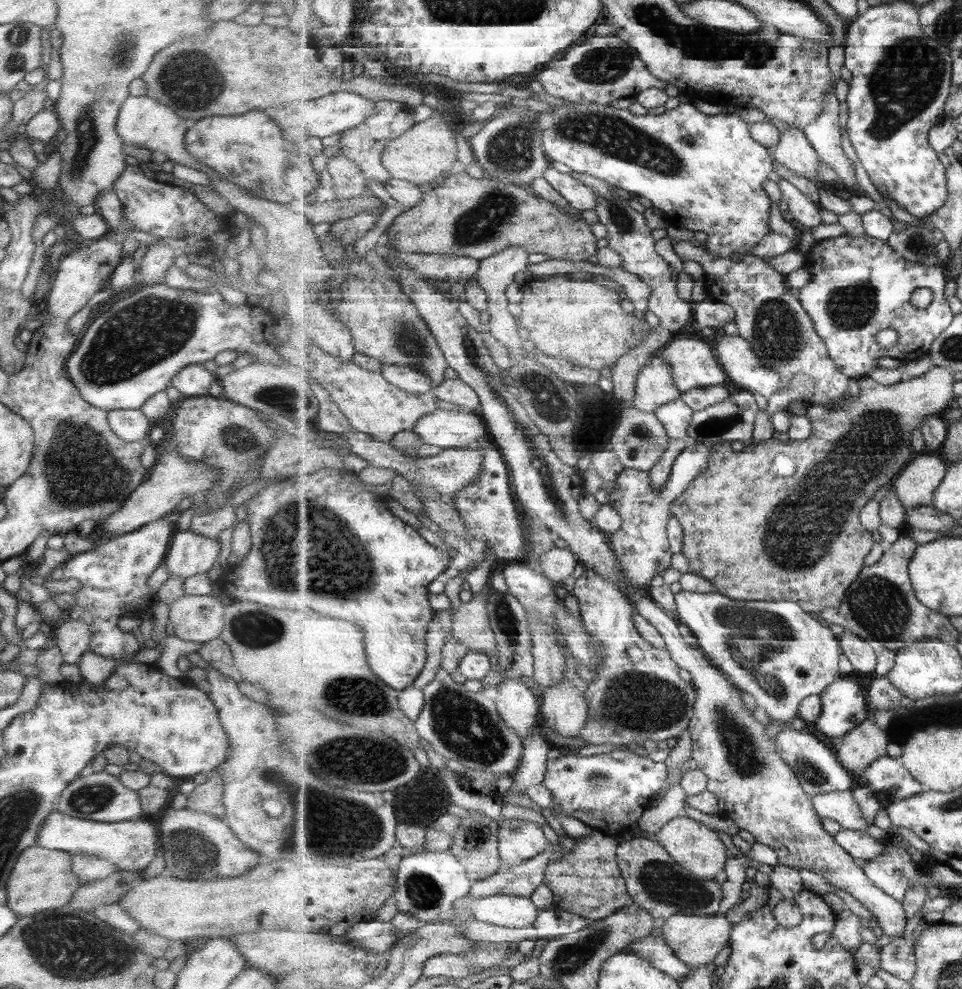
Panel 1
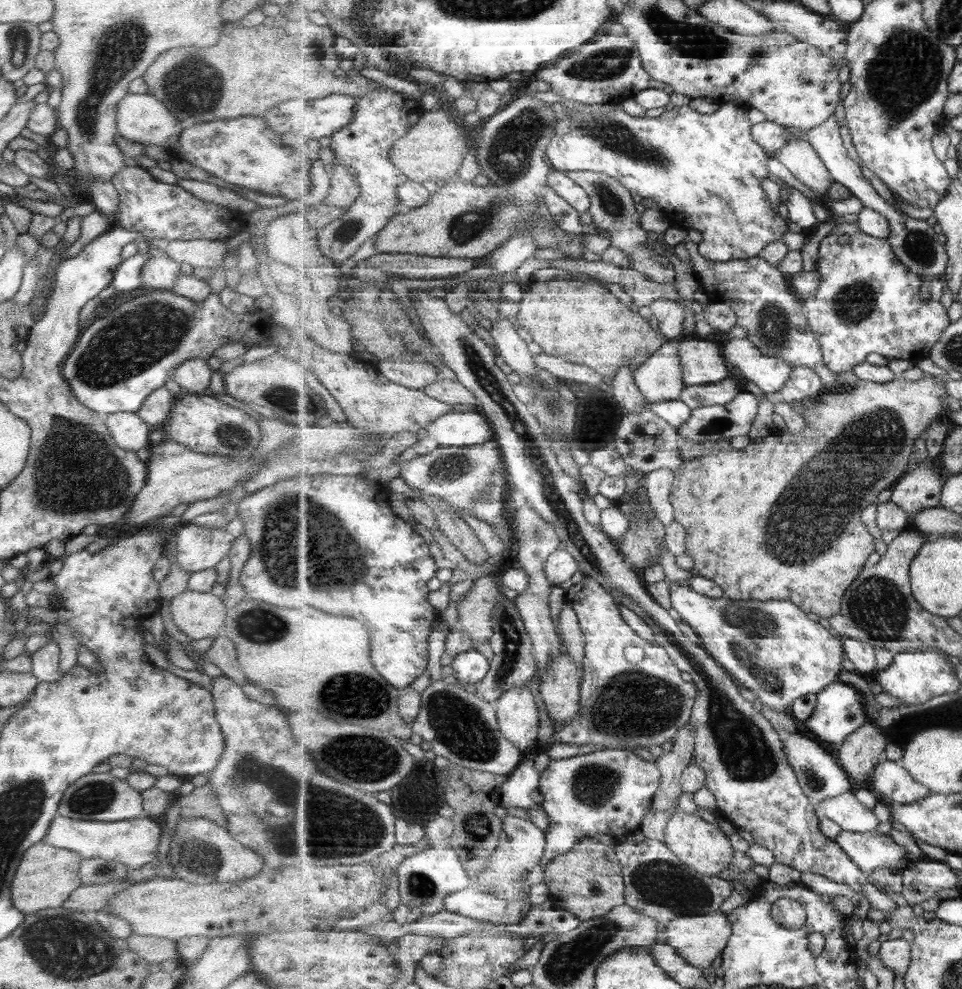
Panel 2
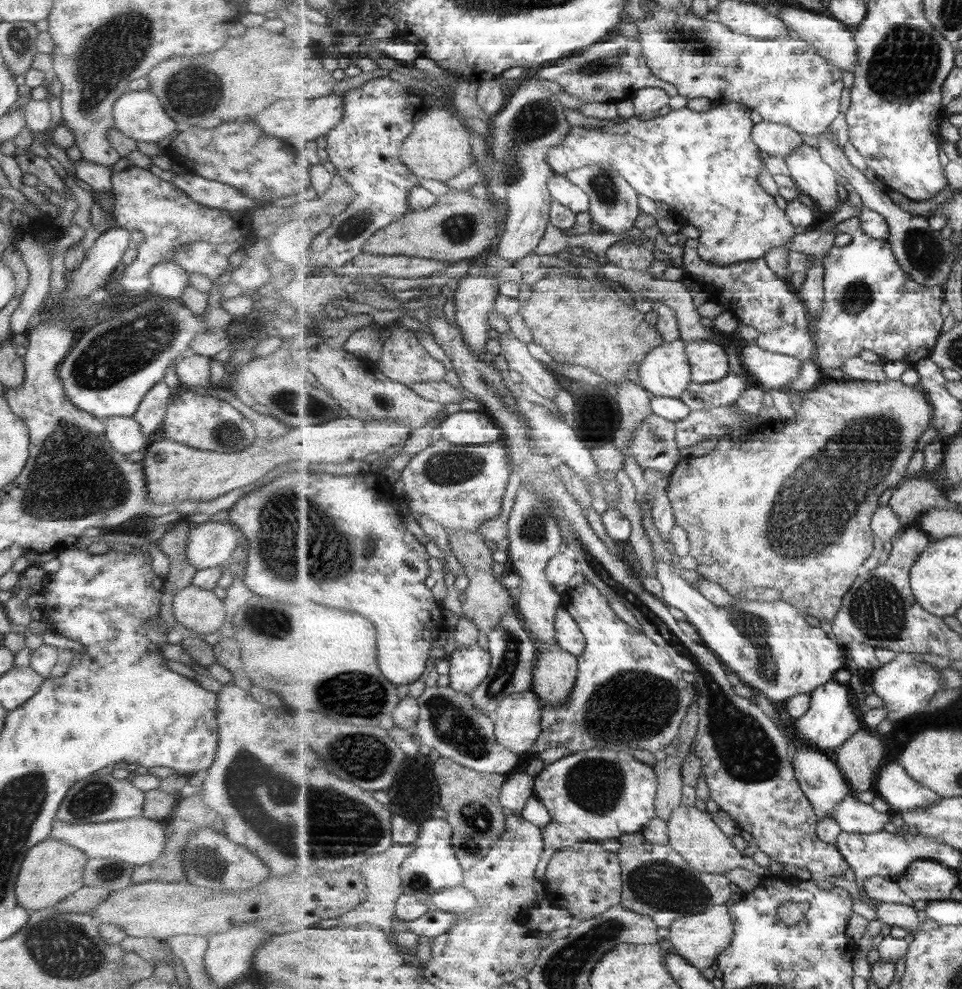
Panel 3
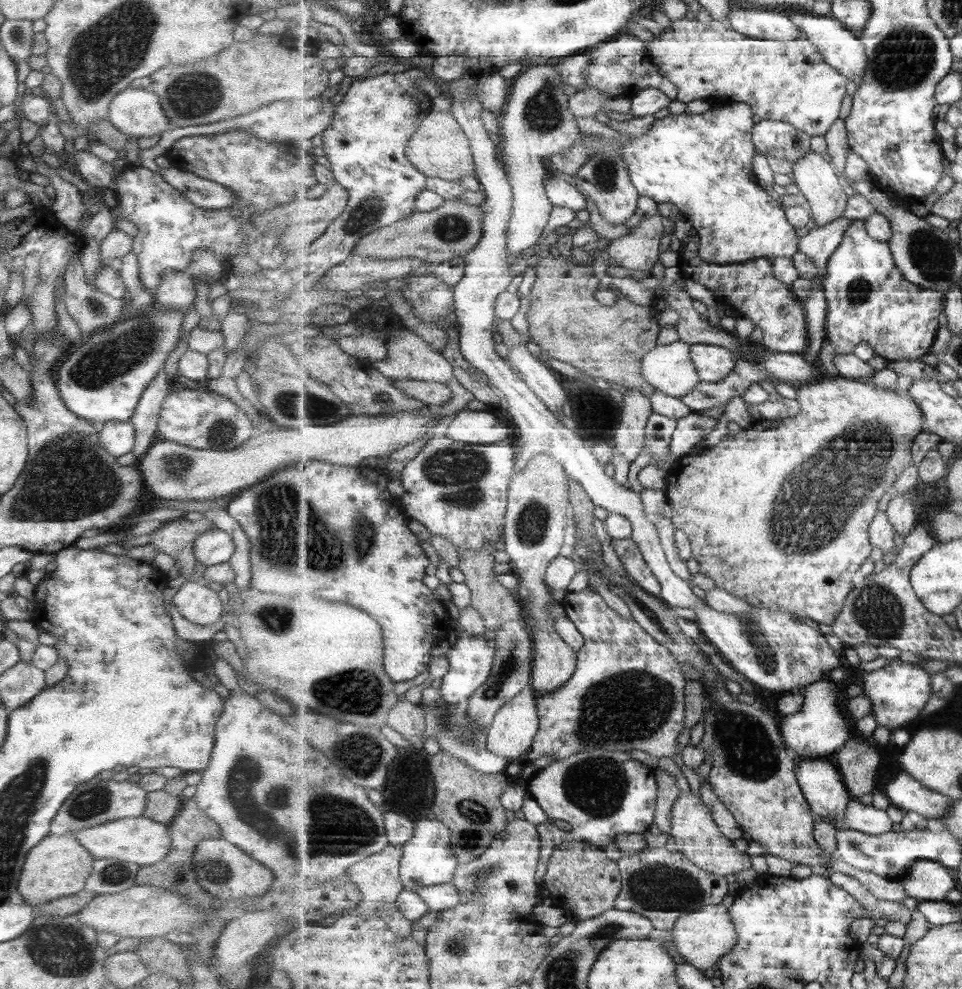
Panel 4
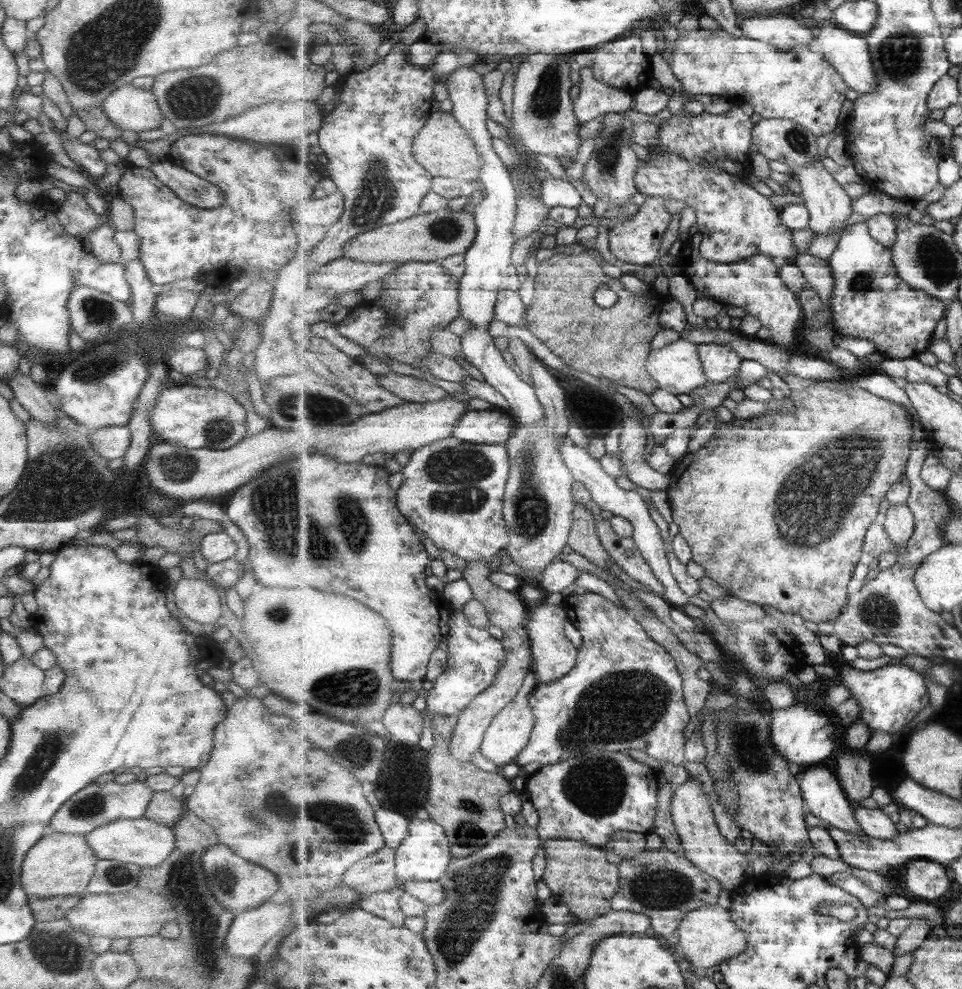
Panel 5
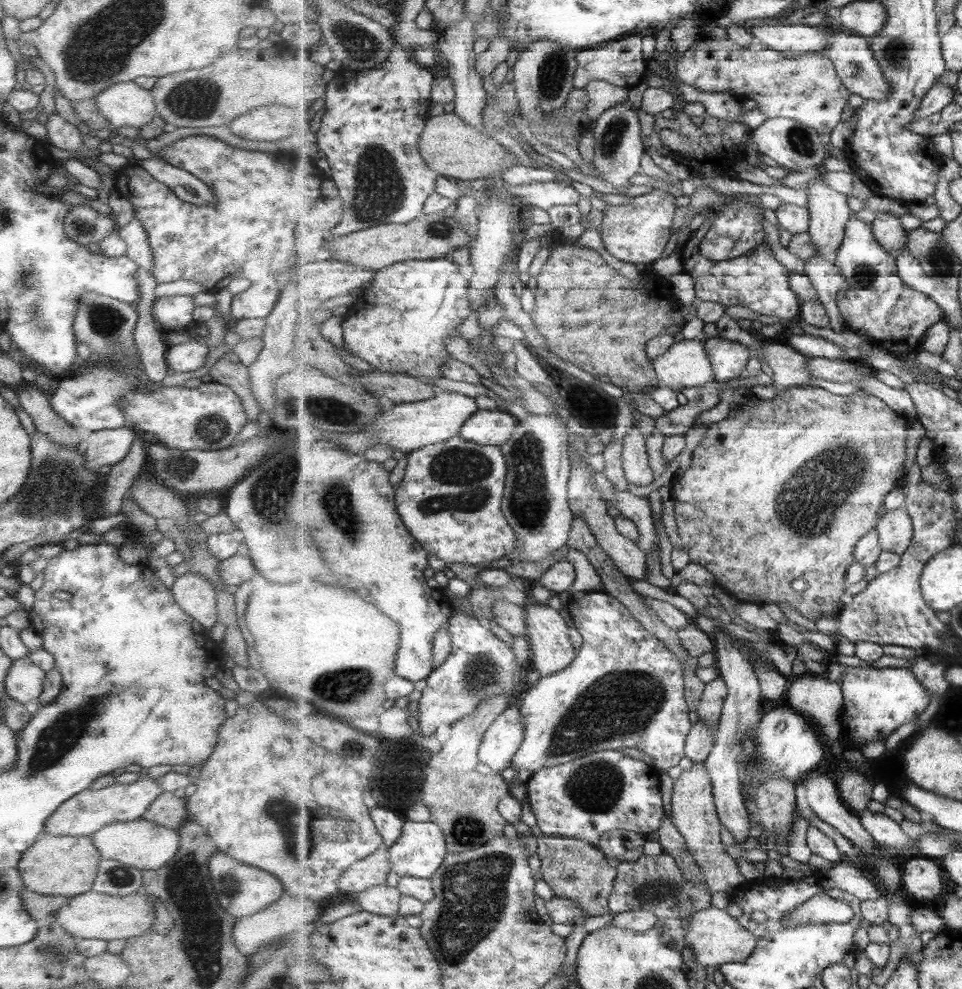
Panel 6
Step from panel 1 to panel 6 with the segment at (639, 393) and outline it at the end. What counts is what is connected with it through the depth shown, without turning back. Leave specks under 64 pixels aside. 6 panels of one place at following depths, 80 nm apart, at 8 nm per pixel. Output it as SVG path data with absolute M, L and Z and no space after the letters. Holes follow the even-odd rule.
M697 337L676 342L657 360L653 360L660 386L676 391L697 388L717 381L706 341Z

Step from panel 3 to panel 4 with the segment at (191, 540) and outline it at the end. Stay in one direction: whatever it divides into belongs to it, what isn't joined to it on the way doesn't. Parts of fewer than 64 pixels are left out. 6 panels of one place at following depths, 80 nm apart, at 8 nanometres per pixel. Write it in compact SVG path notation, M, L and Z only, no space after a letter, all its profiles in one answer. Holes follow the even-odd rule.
M212 526L197 536L193 543L193 556L205 567L225 562L234 551L232 538Z

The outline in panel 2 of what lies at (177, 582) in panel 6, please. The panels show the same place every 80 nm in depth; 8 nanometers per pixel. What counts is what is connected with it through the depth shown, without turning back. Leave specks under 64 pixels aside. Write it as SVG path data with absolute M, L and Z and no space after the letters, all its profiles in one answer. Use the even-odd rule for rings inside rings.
M185 590L170 598L169 614L185 636L198 641L221 633L226 608L221 597L210 592Z

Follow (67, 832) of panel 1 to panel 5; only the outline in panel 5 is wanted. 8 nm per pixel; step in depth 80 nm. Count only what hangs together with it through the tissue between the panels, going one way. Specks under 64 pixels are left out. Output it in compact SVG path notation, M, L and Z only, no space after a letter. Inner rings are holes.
M143 816L135 819L117 819L94 828L84 835L87 846L98 860L118 860L141 868L153 868L169 854L174 847L174 832L163 824L153 822Z

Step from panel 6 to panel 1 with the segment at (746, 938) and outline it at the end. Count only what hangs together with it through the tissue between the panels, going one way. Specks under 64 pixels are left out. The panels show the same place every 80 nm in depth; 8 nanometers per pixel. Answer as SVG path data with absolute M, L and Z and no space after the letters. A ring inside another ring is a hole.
M675 914L675 916L664 920L660 928L666 944L675 950L677 957L689 966L689 968L701 969L705 965L711 965L715 956L730 943L732 925L725 916L703 916L687 914Z

